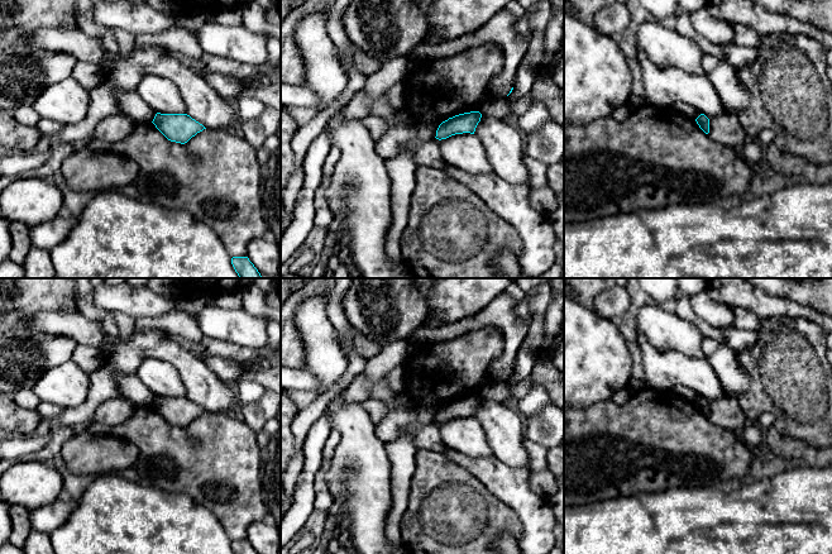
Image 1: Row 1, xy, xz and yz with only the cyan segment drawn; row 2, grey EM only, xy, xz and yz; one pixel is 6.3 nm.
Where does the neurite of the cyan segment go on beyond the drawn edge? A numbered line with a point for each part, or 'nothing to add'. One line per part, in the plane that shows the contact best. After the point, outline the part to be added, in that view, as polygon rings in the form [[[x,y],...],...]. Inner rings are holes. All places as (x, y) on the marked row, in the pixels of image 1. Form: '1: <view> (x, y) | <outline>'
nothing to add

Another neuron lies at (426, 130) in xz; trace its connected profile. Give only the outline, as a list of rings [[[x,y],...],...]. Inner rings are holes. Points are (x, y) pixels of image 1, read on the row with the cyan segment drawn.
[[[422,121],[415,123],[413,129],[419,139],[431,140],[436,137],[436,130],[443,121]]]

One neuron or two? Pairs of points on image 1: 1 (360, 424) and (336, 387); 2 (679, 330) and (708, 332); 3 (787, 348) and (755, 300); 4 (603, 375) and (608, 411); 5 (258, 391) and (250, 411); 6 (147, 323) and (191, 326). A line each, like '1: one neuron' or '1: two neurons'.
1: one neuron
2: two neurons
3: two neurons
4: two neurons
5: two neurons
6: one neuron

